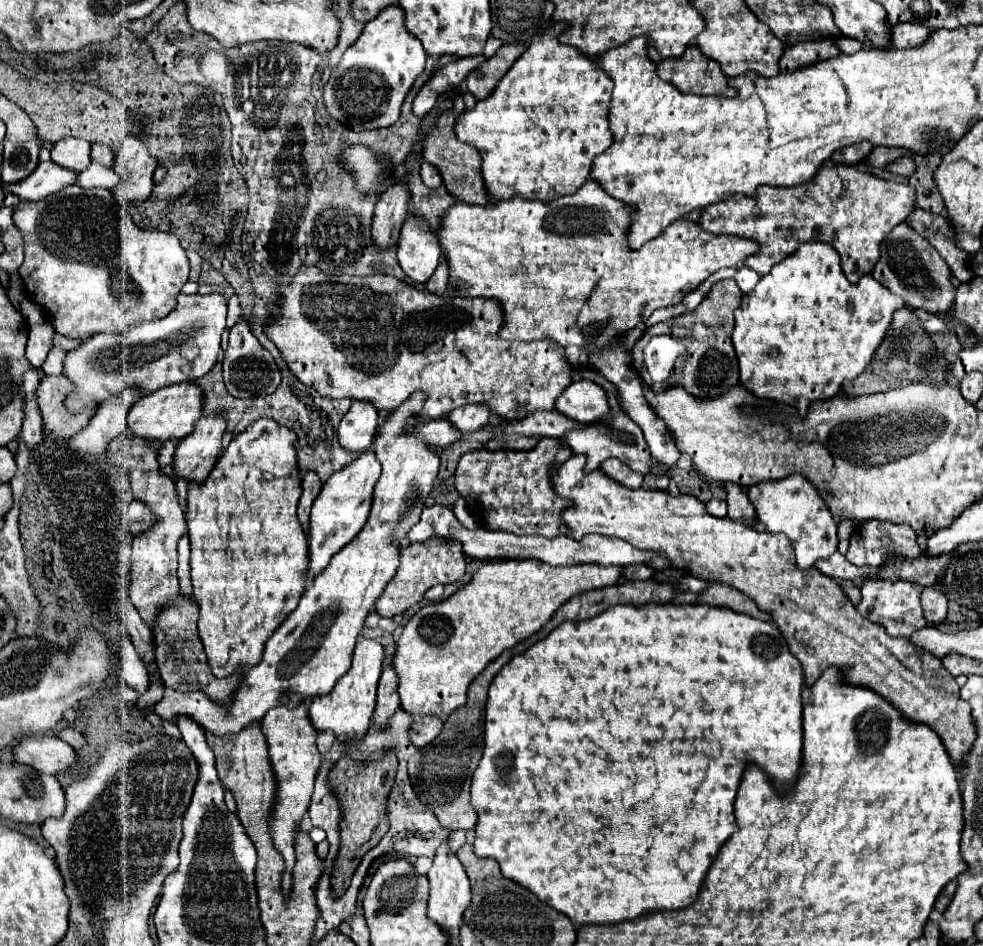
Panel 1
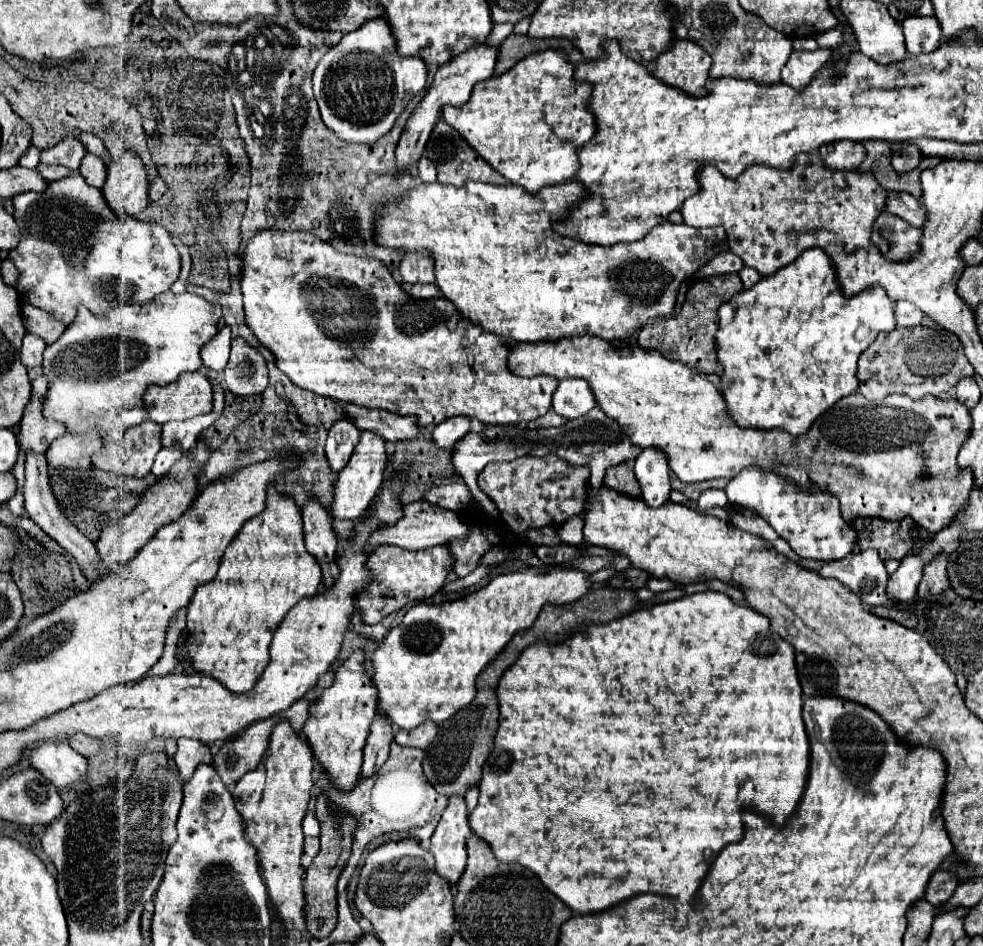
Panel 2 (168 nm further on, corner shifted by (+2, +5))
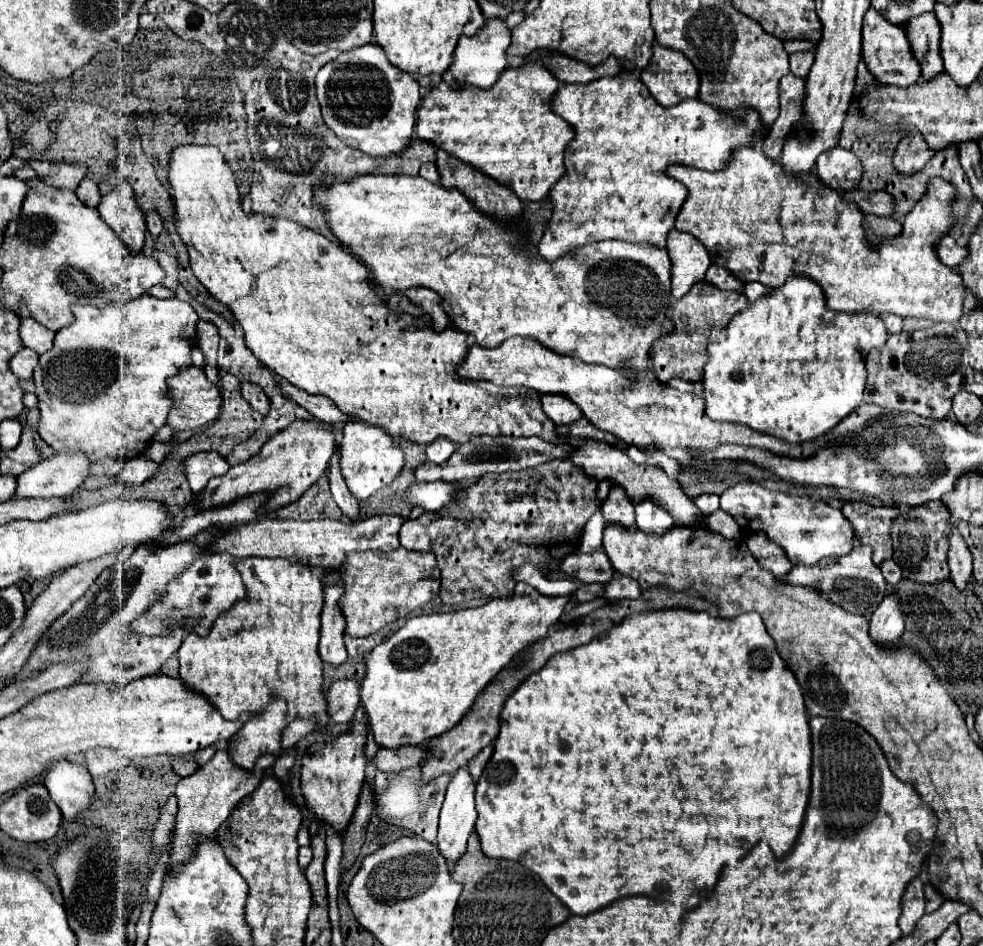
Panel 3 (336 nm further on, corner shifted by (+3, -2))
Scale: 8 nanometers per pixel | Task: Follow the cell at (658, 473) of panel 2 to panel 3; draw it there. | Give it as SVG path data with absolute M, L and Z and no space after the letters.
M642 500L636 504L636 526L644 532L664 534L668 528L672 528L674 518L670 512L662 506L656 506L652 500Z

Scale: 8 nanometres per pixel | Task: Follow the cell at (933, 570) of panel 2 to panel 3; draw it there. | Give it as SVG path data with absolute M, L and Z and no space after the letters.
M930 502L922 506L910 506L900 512L892 526L892 542L896 564L904 564L904 576L918 584L938 584L950 580L950 572L946 566L946 520L950 520L950 512L942 502Z

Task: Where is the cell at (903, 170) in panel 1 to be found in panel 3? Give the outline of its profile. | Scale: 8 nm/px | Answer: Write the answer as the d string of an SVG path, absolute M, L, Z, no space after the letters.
M912 132L904 140L900 140L892 162L894 162L896 172L910 176L910 174L920 172L932 156L934 156L934 152L930 148L926 148L926 142L922 140L922 136L918 132Z

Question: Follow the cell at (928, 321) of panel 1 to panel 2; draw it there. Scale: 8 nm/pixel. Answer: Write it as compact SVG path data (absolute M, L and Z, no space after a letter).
M899 301L899 303L895 303L895 319L897 319L899 327L913 327L913 325L921 325L923 313L917 307L913 307L911 303Z

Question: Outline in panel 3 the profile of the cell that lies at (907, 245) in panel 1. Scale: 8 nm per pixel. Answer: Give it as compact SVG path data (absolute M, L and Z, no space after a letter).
M866 216L864 230L866 230L868 240L890 240L890 238L896 238L902 234L902 224L892 218Z

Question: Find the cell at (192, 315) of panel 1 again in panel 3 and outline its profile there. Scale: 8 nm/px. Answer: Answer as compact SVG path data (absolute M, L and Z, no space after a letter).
M140 296L138 300L132 300L130 304L110 304L102 310L98 310L94 306L74 304L72 312L74 312L74 318L76 318L74 324L58 330L58 334L54 338L54 348L40 356L40 362L34 370L36 396L38 396L38 408L40 408L40 424L38 424L40 438L58 452L76 452L76 450L86 452L92 462L100 460L100 458L114 458L114 460L136 458L150 446L150 436L154 436L154 432L166 424L166 416L168 416L168 410L170 410L170 400L166 398L166 392L168 392L166 378L176 376L178 372L192 366L190 352L196 344L196 324L198 324L200 318L188 302L182 302L178 298L160 300L160 298L154 298L154 296Z

